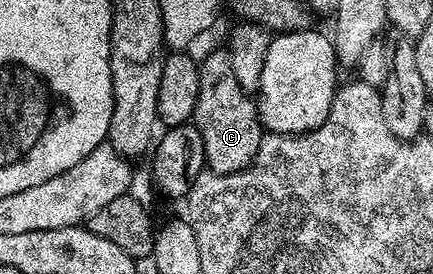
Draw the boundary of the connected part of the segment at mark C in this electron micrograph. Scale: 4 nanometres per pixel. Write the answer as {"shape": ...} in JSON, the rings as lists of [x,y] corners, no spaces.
{"shape":[[[230,49],[215,50],[201,58],[199,75],[201,92],[197,92],[193,125],[201,132],[201,140],[205,140],[206,169],[214,174],[241,172],[254,162],[265,133],[259,121],[256,99],[245,88],[241,88],[241,84],[237,84]]]}

